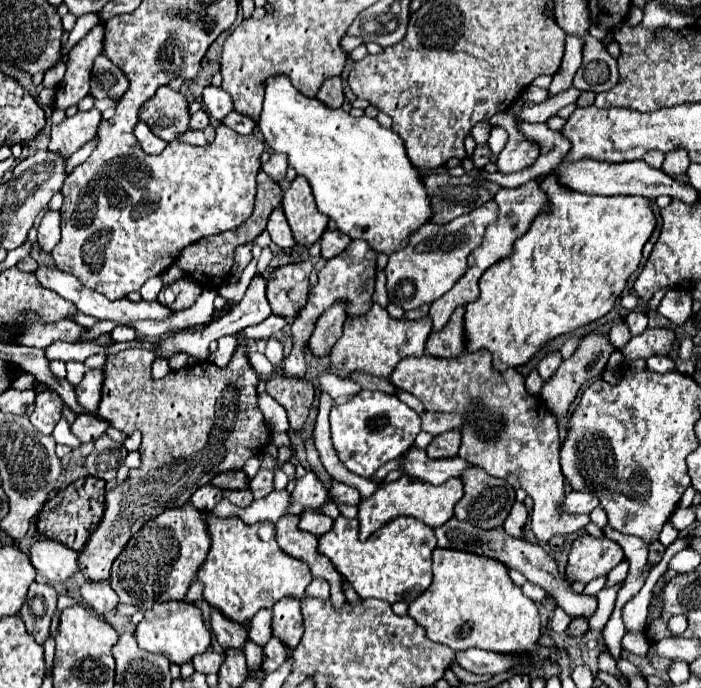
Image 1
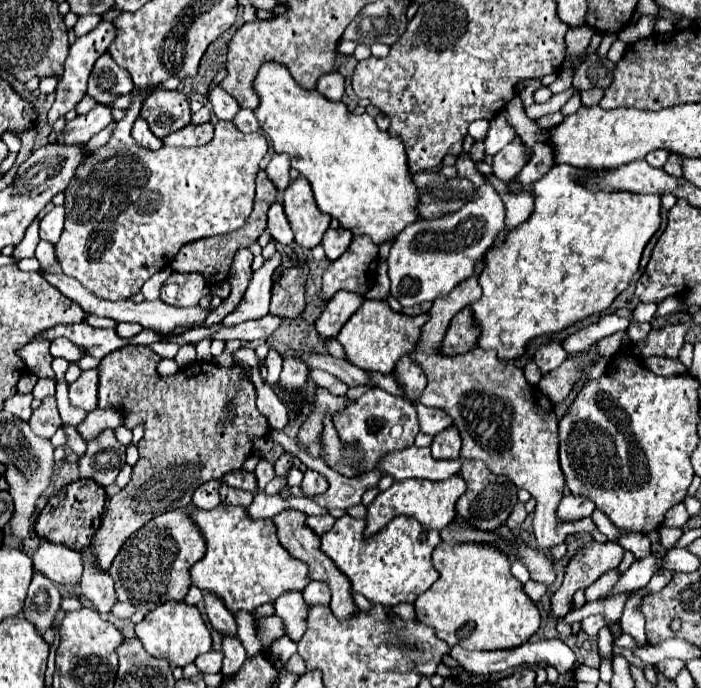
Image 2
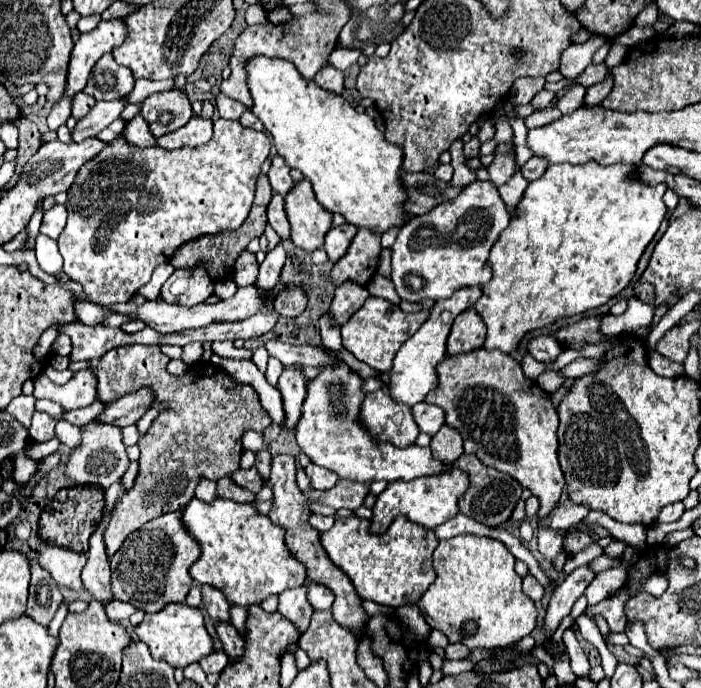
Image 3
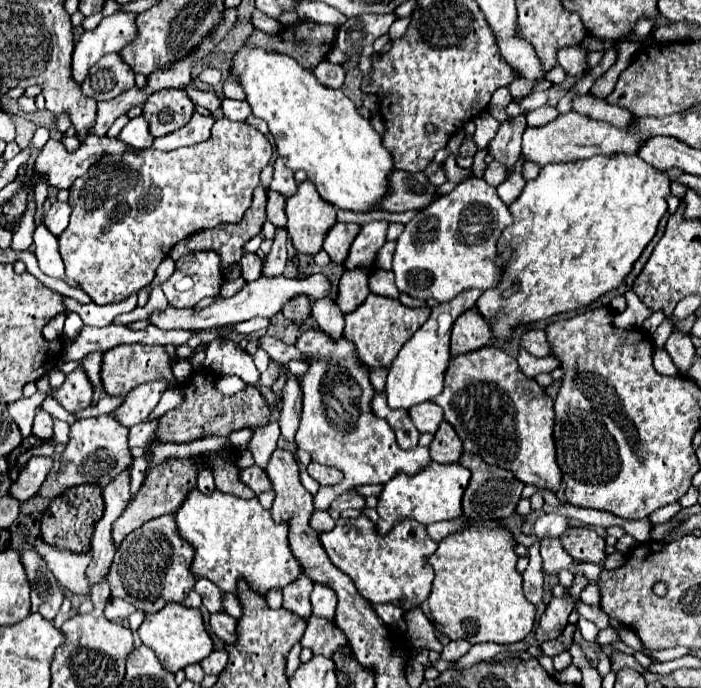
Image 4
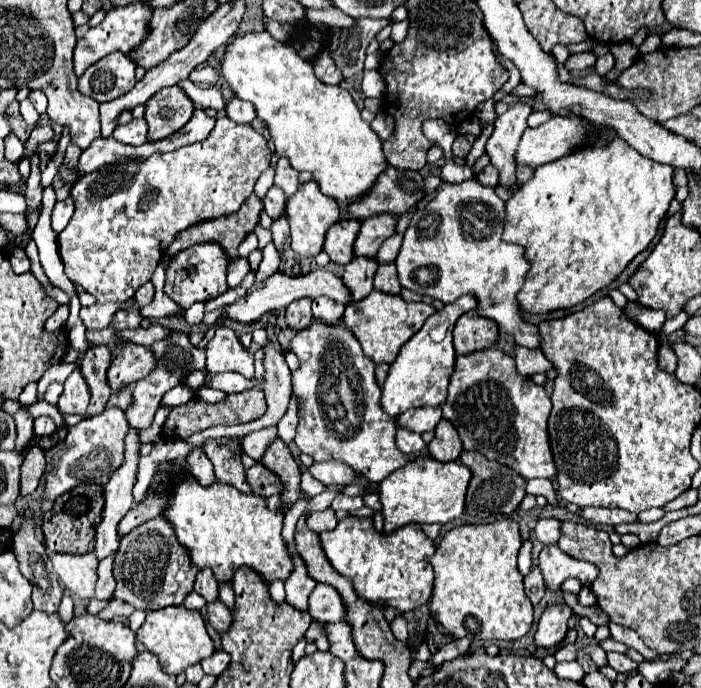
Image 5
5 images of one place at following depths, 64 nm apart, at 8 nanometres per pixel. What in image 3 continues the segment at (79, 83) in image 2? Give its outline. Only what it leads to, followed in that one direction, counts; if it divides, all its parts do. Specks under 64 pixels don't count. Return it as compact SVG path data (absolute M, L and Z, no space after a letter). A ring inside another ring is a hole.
M122 18L102 20L92 32L86 32L78 38L72 50L70 68L68 68L68 92L72 96L86 86L92 66L106 54L112 52L126 40L128 26L122 24ZM64 98L60 100L60 104L56 104L48 116L48 126L50 130L58 130L60 126L66 124L66 120L70 118L70 100Z

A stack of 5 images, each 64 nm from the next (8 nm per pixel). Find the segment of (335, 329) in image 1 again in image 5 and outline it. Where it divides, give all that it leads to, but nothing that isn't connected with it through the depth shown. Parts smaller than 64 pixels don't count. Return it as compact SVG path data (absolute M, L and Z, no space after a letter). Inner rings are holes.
M356 256L348 266L342 276L344 284L352 290L352 300L362 300L372 292L374 276L378 270L378 260L368 258L368 256Z

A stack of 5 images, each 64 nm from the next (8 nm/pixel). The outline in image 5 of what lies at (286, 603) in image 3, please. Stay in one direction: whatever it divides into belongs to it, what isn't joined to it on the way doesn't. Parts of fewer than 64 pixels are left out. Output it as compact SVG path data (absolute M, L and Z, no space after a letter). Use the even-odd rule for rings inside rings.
M292 556L294 562L294 570L290 572L288 580L284 582L286 586L286 602L292 604L298 610L308 610L308 596L316 586L316 580L312 576L308 576L308 568L304 564L304 560L300 560L300 556Z

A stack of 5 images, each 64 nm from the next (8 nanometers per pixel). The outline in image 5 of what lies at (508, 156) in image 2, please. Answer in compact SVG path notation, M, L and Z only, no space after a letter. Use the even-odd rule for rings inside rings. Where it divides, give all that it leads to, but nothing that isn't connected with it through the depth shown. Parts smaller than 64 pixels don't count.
M488 164L482 172L478 172L478 174L476 174L476 180L478 180L480 184L484 184L484 186L494 188L494 186L498 184L498 170L496 170L496 168L492 168L492 164Z

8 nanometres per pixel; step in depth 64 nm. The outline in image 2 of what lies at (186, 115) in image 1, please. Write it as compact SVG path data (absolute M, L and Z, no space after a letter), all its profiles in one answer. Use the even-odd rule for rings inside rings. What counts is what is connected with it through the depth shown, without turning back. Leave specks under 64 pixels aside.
M160 90L144 100L140 116L158 138L164 138L190 124L190 104L178 90Z

